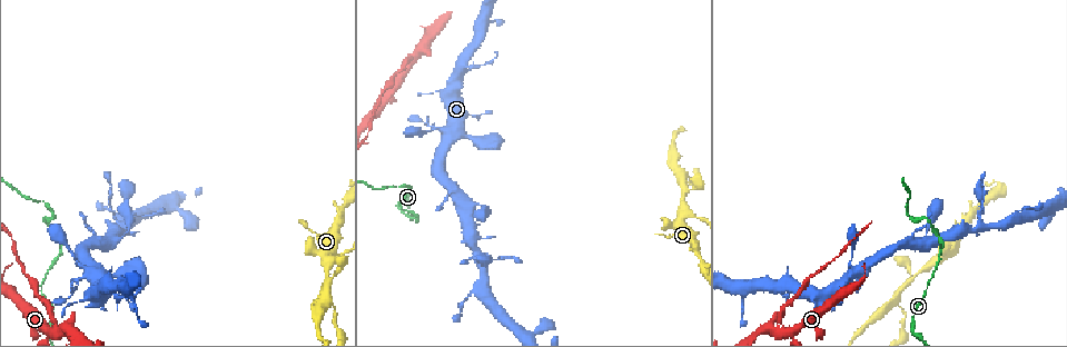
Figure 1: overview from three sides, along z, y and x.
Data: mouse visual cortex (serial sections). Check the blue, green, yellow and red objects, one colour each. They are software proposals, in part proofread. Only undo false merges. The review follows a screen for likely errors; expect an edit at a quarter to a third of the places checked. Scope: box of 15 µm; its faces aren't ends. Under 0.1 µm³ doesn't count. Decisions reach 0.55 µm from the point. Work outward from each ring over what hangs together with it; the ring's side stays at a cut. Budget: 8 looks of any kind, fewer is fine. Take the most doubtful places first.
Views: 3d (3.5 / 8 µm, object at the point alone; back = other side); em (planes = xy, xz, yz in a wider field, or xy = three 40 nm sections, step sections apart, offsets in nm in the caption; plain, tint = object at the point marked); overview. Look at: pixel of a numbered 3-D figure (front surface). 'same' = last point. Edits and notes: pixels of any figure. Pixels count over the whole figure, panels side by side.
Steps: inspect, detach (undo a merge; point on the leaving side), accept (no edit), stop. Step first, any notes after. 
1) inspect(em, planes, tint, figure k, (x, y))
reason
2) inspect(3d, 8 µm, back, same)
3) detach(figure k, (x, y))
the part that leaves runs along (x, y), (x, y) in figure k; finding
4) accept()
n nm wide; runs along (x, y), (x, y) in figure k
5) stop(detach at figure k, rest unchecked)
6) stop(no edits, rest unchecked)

inspect(3d, 3.5 µm, back, figure 1, (978, 206))
a narrow waist

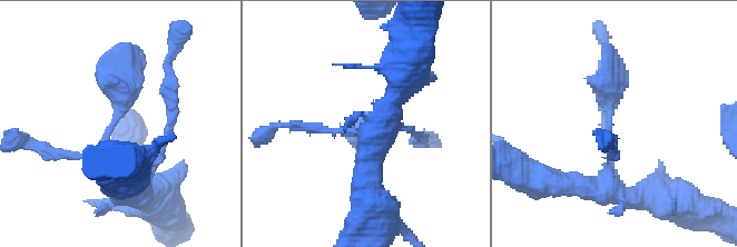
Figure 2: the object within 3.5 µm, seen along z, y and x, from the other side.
inspect(em, xy, step 2, tint, figure 2, (105, 133))

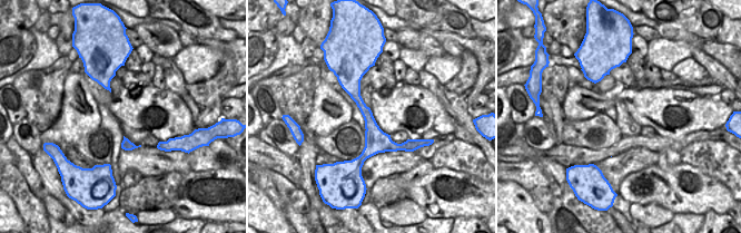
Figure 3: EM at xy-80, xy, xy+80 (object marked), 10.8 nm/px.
inspect(em, xy, step 3, tint, same)

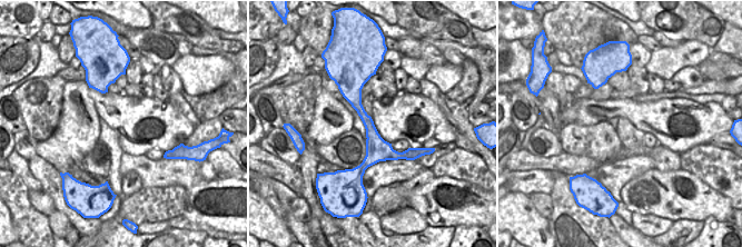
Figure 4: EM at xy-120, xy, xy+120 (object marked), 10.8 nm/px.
accept()
runs along (616, 195), (607, 187), (610, 65) in figure 2; continuous, no second cell

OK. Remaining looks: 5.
inspect(3d, 3.5 µm, figure 1, (915, 277))
thick turns thin

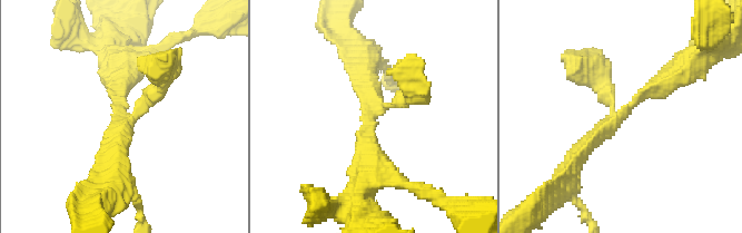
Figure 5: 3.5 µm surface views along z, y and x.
inspect(em, xy, step 2, tint, figure 5, (122, 119))
3 arms; arms of 200, 250, 300 nm

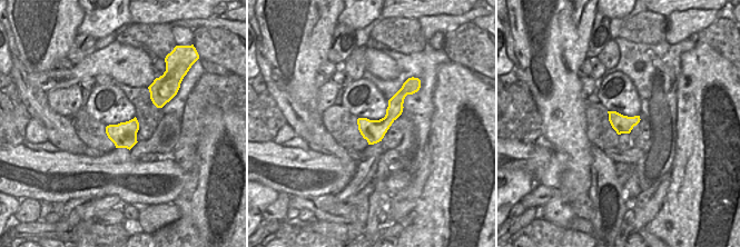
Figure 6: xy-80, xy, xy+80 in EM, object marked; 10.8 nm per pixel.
accept()
runs along (404, 89), (391, 117), (371, 141) in figure 6; all the same cell

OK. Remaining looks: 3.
inspect(3d, 3.5 µm, figure 1, (54, 219))
sharp bend

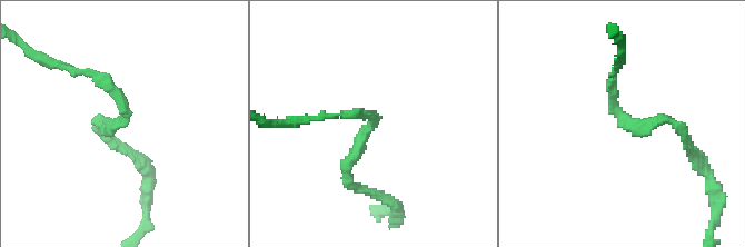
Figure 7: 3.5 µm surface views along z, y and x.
inspect(em, xy, step 5, tint, figure 7, (623, 115))
arms of 150, 150 nm; now the EM

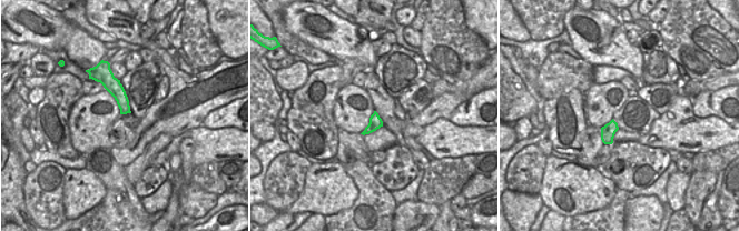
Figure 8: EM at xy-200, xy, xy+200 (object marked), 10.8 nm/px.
accept()
140 nm wide; runs along (108, 74), (127, 110) in figure 8; one cell here

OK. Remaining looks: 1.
stop(no edits, rest unchecked)

